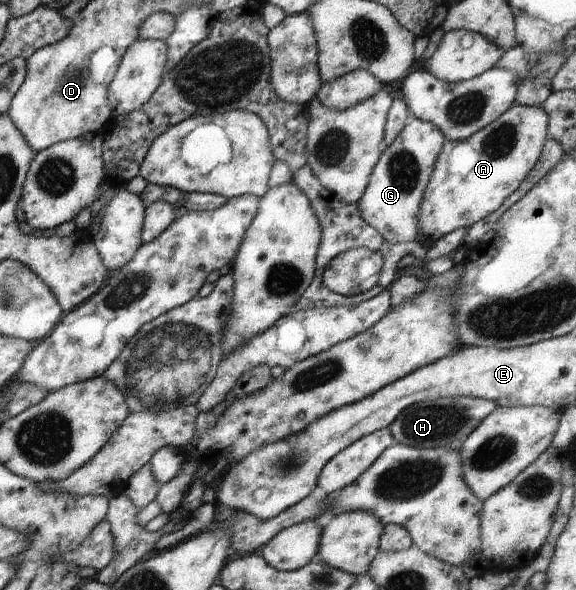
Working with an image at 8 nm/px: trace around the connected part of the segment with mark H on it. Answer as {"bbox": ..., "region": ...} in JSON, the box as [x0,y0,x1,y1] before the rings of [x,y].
{"bbox":[387,397,498,448],"region":[[[454,397],[426,400],[404,409],[387,428],[395,441],[412,448],[438,448],[464,442],[498,405],[485,398]]]}

